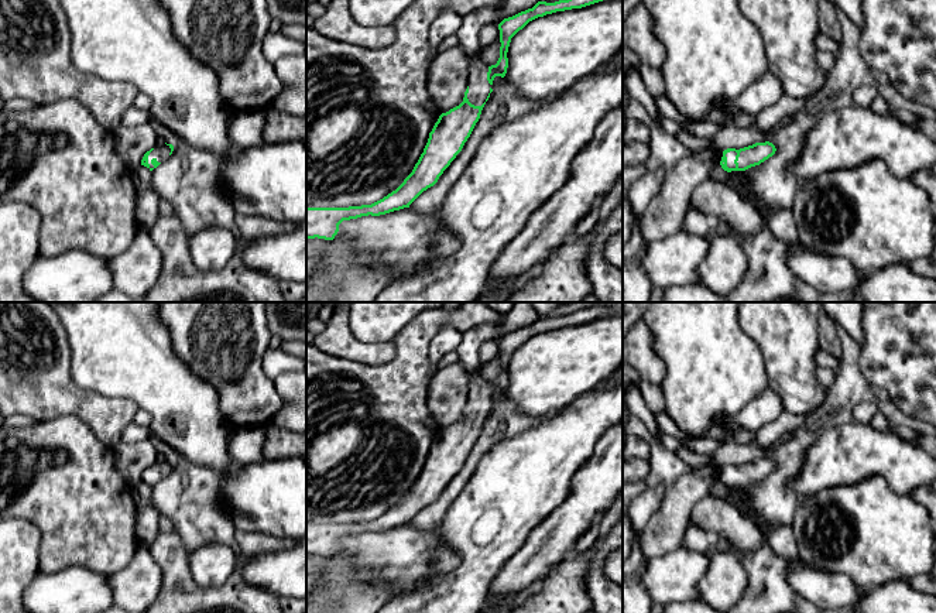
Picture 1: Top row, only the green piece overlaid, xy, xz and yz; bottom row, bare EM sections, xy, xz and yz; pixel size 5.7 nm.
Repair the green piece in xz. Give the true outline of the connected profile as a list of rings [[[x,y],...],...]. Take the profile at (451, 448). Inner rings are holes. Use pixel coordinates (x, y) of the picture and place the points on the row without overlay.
[[[586,308],[555,319],[538,318],[532,325],[504,335],[498,340],[501,363],[497,380],[491,383],[486,381],[480,373],[481,366],[477,370],[469,370],[470,391],[463,418],[439,432],[429,449],[424,469],[404,499],[395,507],[371,521],[349,524],[306,524],[306,557],[315,554],[333,557],[339,548],[339,541],[343,537],[368,531],[380,532],[409,524],[424,507],[438,499],[443,487],[462,468],[480,435],[490,410],[493,408],[491,401],[494,394],[504,394],[507,390],[507,369],[511,355],[529,338],[538,333],[556,328],[582,325],[607,315],[608,311],[606,308]]]

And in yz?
[[[755,459],[752,462],[736,466],[727,465],[723,469],[716,469],[720,482],[724,487],[745,487],[751,483],[760,482],[775,470],[776,465],[772,459]]]

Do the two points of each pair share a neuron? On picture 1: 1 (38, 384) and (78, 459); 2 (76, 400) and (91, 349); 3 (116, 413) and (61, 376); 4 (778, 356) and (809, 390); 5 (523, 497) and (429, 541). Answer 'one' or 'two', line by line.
1: two
2: two
3: one
4: one
5: two

